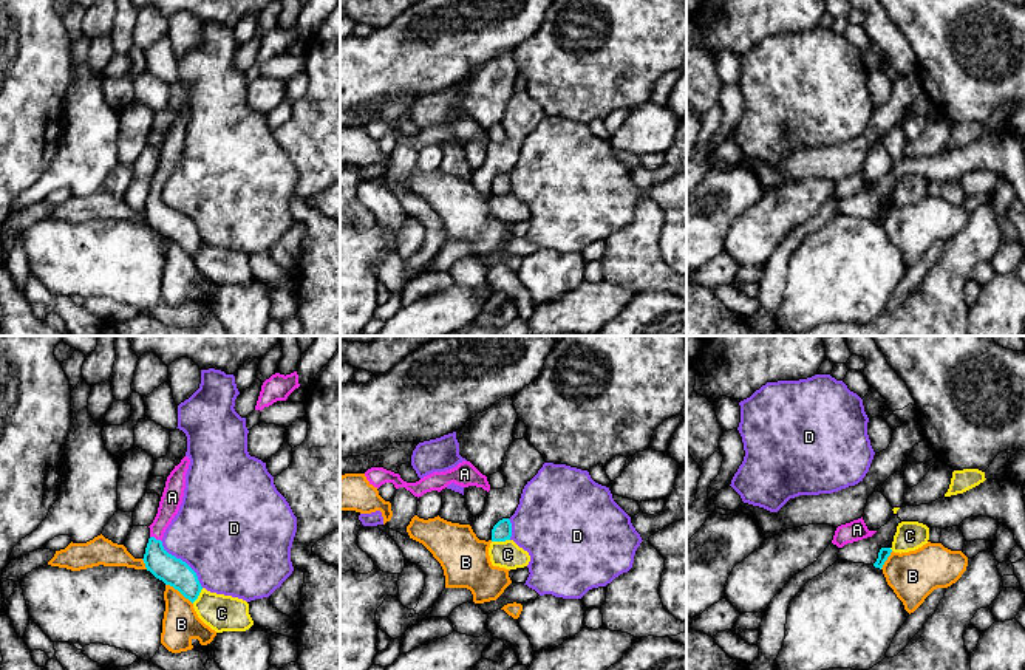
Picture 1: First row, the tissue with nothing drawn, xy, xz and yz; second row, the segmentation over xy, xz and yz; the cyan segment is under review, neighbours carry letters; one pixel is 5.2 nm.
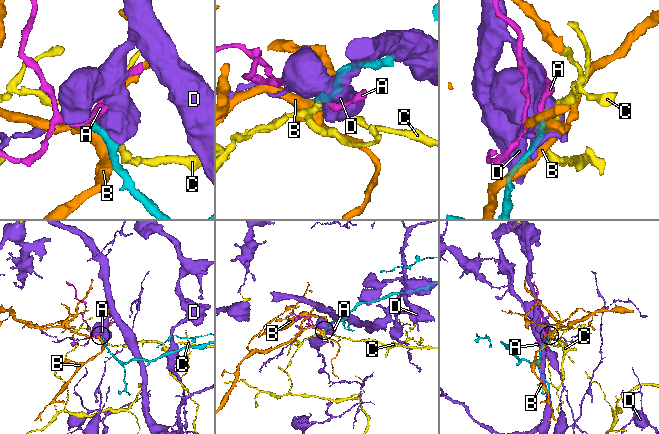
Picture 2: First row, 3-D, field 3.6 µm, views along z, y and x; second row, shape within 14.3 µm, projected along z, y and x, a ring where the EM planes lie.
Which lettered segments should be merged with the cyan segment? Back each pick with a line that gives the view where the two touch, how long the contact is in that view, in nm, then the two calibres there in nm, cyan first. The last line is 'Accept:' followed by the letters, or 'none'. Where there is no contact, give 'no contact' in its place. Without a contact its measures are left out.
A: contact in xy; length 60 nm; calibres 150 and 110 nm
Accept: A

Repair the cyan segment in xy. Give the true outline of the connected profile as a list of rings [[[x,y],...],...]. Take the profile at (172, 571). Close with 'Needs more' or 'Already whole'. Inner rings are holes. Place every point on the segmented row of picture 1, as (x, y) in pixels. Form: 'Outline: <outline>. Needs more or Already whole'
Outline: [[[184,456],[170,472],[159,501],[158,514],[150,528],[150,538],[144,554],[144,563],[156,579],[178,590],[192,603],[198,599],[203,586],[196,573],[181,559],[169,554],[162,546],[162,537],[179,511],[186,489],[186,473],[190,460]]]. Needs more

